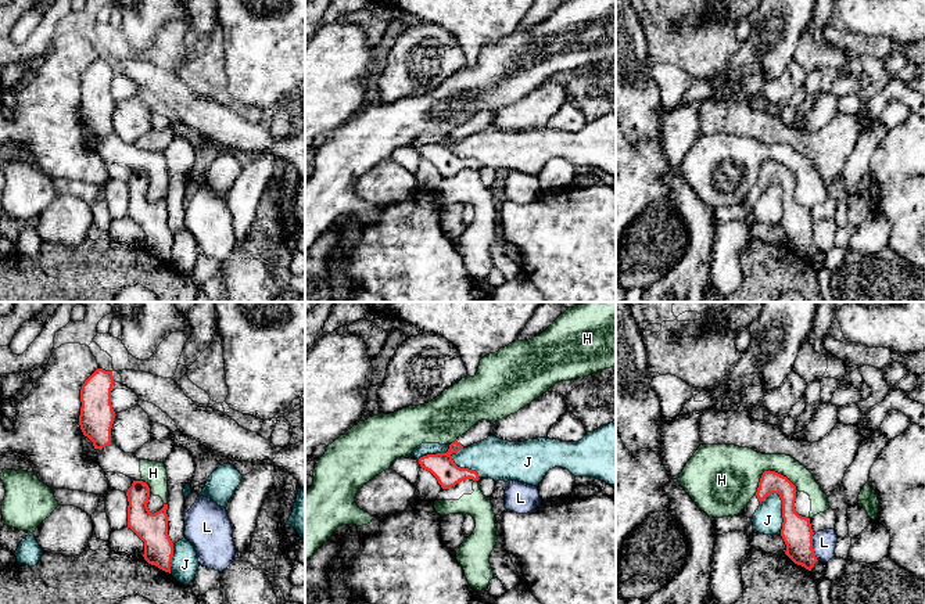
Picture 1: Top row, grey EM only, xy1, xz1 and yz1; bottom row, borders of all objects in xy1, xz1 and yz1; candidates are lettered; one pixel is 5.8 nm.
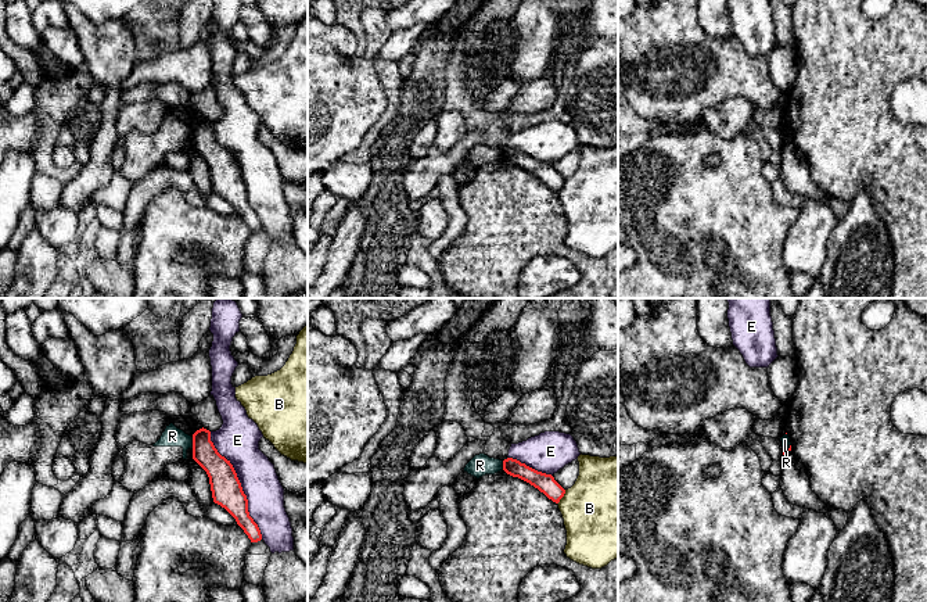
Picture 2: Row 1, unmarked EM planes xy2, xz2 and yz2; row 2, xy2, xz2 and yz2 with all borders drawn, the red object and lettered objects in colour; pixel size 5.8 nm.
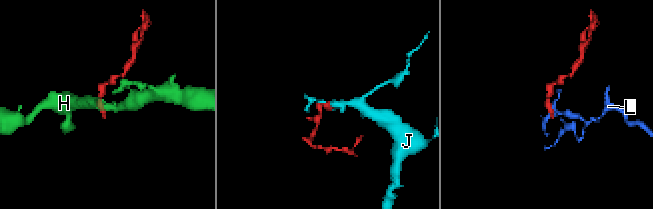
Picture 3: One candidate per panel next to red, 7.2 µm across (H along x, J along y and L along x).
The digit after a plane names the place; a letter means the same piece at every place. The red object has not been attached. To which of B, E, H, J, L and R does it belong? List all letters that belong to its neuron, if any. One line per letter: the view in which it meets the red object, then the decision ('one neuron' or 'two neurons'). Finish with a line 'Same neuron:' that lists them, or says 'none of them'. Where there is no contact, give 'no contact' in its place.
B: xz2 | two neurons
E: xy2 | two neurons
H: yz1 | two neurons
J: yz1 | two neurons
L: yz1 | two neurons
R: xy2 | two neurons
Same neuron: none of them

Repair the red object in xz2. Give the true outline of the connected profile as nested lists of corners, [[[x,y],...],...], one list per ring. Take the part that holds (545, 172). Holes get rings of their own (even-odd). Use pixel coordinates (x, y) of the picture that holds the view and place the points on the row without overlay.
[[[504,148],[503,160],[513,166],[518,166],[529,172],[556,193],[558,193],[565,183],[565,179],[554,169],[551,164],[538,161],[517,148]]]

